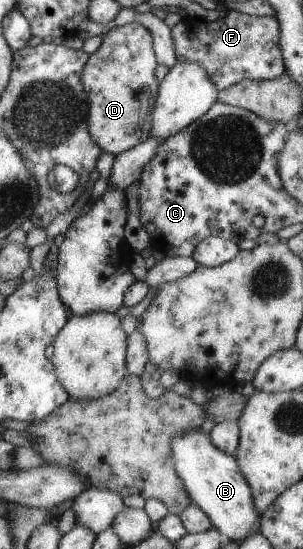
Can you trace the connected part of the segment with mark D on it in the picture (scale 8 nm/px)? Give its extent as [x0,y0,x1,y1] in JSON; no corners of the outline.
[82,23,160,155]

